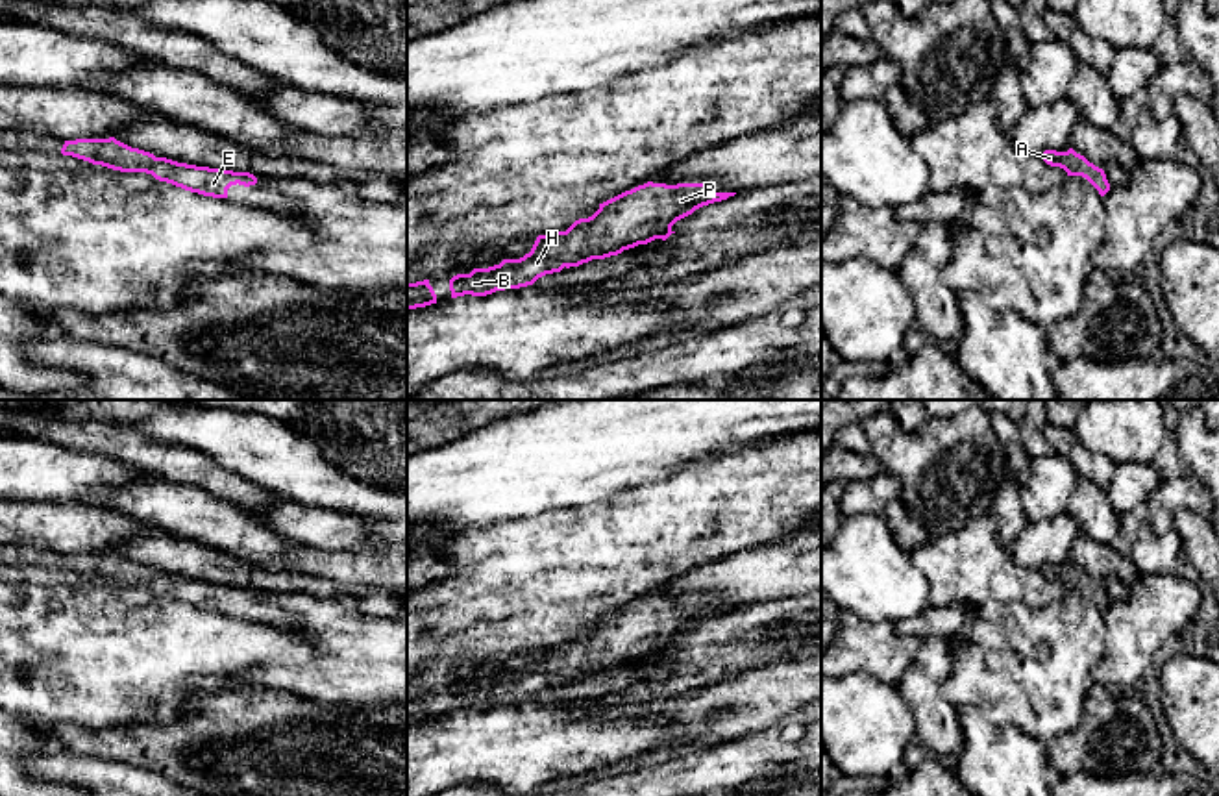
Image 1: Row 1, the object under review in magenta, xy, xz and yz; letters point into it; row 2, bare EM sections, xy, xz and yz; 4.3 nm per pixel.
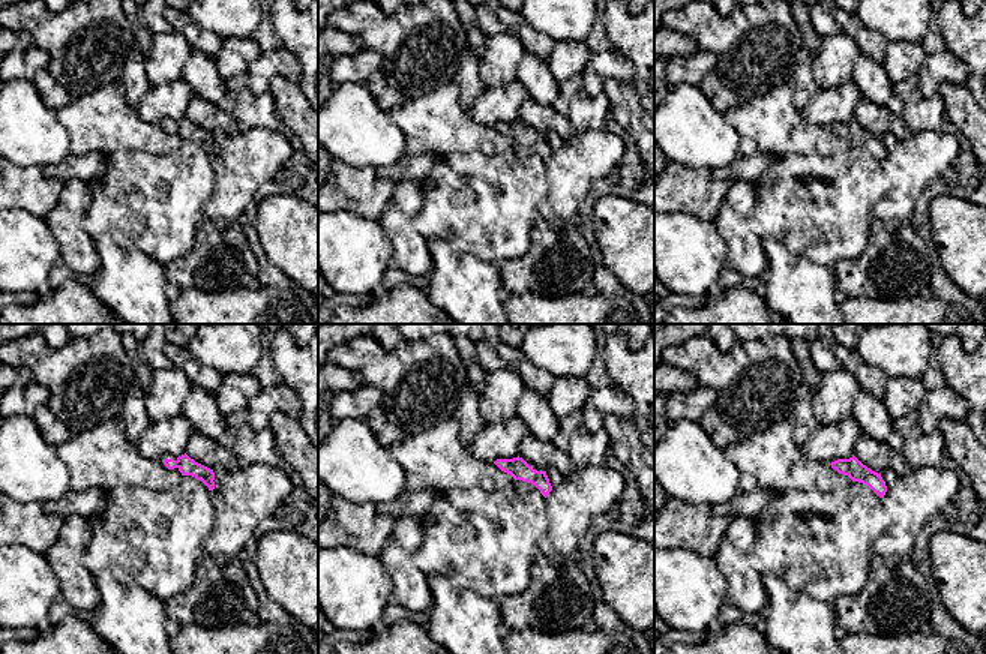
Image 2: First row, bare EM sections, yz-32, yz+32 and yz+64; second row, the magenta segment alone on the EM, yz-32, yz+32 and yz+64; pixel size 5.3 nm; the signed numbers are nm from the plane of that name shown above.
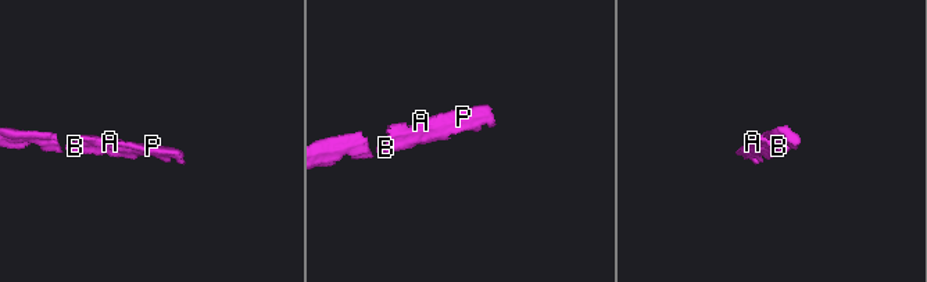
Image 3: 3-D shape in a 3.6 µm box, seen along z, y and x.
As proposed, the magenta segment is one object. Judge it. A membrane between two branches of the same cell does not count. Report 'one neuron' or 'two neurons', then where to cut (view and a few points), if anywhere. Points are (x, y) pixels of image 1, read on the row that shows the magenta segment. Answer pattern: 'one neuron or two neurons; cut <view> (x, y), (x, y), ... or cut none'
one neuron; cut none

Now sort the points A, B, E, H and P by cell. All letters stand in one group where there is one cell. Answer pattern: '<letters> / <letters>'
A B E H P

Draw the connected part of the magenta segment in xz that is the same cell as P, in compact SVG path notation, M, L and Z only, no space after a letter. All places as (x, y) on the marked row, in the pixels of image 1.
M647 181L599 204L592 217L575 220L566 231L538 235L531 252L520 259L503 259L488 268L453 276L449 280L451 298L527 287L564 267L618 255L655 239L666 241L675 233L671 226L677 220L734 194L712 193L705 183Z

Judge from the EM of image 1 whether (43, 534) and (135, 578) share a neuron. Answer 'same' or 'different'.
different

